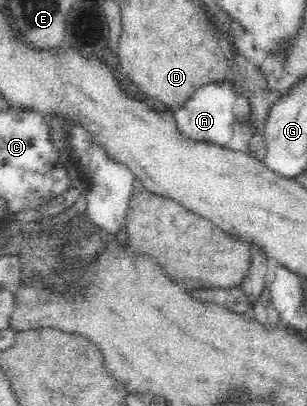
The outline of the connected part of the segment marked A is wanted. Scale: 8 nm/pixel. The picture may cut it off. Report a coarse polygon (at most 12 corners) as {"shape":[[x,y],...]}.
{"shape":[[229,77],[174,111],[194,142],[226,147],[237,126]]}

